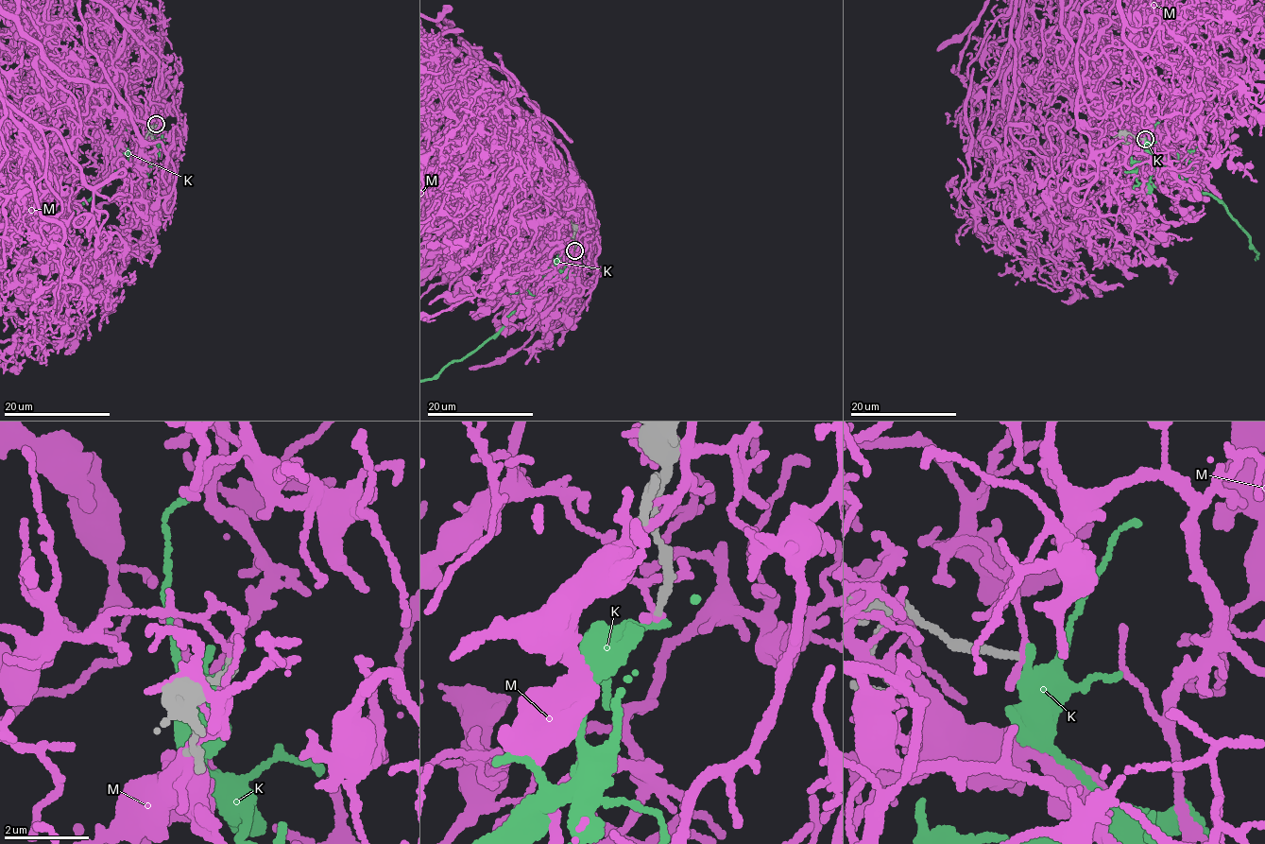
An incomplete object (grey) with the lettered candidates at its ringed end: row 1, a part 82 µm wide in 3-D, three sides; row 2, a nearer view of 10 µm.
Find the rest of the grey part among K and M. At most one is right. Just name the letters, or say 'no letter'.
no letter

